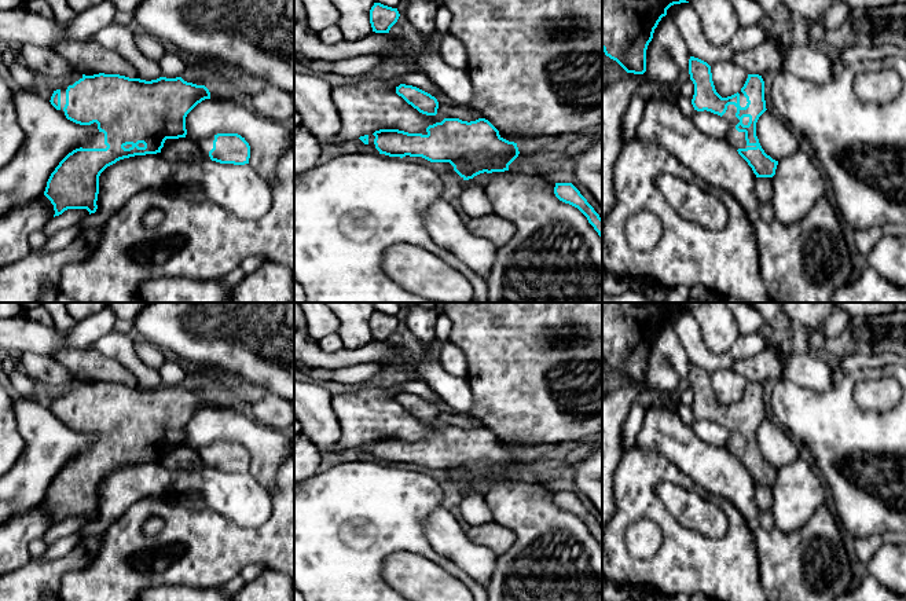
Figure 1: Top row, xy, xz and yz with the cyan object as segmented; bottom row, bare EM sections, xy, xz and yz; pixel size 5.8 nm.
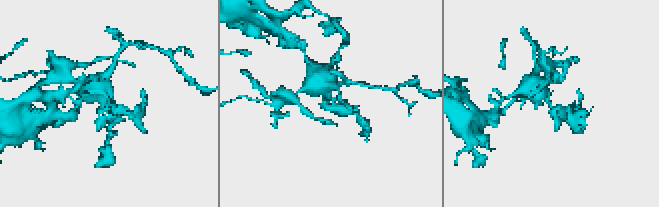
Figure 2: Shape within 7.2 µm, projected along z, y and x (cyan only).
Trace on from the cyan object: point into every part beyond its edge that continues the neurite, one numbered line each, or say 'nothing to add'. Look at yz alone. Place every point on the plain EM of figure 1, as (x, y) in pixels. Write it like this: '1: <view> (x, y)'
1: yz (736, 447)

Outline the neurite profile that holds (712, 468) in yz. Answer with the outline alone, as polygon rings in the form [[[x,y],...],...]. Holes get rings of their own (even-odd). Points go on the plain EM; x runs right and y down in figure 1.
[[[657,403],[649,406],[634,447],[663,454],[705,492],[730,501],[752,531],[760,527],[760,514],[755,499],[756,483],[752,476],[725,447],[703,441],[692,426],[682,421],[679,411],[660,407]]]

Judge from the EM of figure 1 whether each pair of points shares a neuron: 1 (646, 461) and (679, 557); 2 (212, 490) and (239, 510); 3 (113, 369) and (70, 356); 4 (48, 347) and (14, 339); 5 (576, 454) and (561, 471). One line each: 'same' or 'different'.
1: same
2: same
3: same
4: same
5: same

